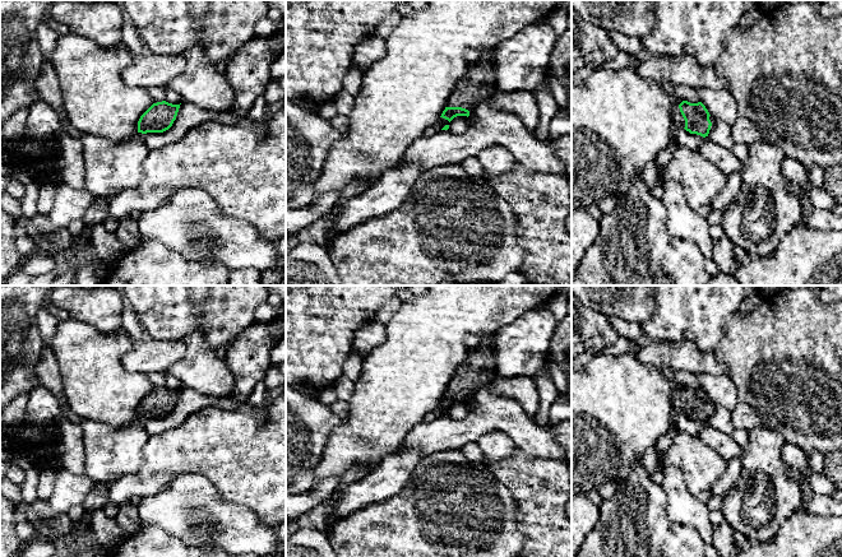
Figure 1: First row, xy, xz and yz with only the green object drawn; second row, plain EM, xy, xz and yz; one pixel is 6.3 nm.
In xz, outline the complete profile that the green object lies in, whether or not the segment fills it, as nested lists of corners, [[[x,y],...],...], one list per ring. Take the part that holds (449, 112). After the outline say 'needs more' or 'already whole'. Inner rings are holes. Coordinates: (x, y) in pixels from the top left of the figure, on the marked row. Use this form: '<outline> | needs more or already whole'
[[[491,51],[481,54],[480,69],[468,65],[466,75],[457,83],[440,117],[449,122],[457,116],[468,117],[475,106],[496,93],[495,71],[489,66],[490,55]]] | needs more

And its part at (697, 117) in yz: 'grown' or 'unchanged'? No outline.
grown

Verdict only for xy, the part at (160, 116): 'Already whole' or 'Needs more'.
Already whole

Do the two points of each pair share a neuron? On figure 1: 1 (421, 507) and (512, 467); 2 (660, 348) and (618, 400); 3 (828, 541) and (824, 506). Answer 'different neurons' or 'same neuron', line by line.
1: different neurons
2: different neurons
3: different neurons

